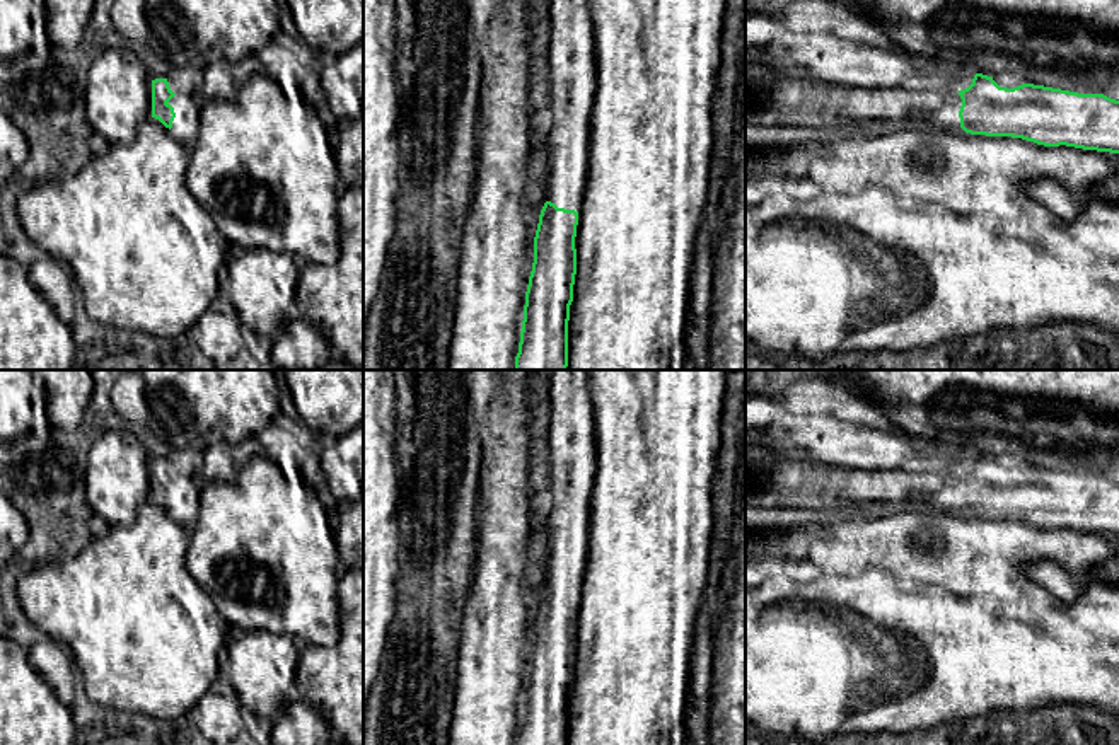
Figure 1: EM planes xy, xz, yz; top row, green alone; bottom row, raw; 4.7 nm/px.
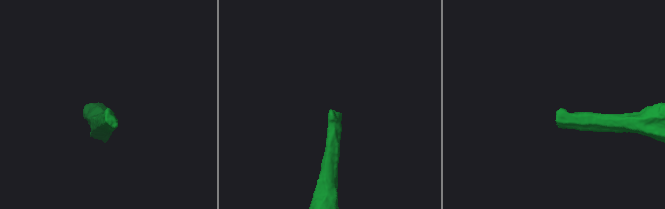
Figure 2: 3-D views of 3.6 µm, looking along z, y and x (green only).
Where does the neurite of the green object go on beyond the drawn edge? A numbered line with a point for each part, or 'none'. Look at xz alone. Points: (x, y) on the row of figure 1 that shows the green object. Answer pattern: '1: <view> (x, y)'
1: xz (572, 46)

